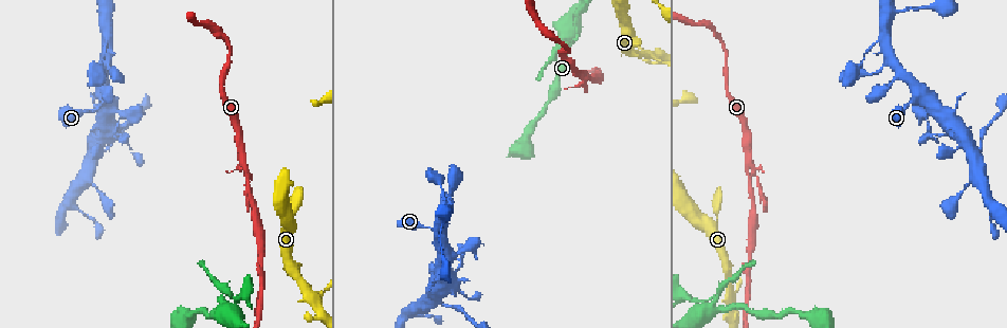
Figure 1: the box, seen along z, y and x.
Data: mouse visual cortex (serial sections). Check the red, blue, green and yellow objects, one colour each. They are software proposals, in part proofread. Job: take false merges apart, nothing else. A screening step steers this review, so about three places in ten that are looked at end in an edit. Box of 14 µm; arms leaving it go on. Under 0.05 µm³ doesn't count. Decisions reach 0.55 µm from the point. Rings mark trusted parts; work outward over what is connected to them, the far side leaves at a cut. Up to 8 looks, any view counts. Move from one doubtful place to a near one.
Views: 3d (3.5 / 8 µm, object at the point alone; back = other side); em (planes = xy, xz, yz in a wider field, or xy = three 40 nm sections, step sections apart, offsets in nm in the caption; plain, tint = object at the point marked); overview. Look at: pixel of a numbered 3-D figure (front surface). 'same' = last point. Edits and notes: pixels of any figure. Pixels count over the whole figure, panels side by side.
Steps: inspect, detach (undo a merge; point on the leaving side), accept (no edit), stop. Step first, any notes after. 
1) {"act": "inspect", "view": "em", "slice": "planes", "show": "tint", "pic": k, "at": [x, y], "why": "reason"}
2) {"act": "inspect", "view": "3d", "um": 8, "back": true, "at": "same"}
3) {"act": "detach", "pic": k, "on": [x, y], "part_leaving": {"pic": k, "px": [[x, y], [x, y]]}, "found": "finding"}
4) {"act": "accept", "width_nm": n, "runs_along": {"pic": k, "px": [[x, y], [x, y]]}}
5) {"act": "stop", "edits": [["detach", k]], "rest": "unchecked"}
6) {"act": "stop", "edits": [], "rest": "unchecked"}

{"act": "inspect", "view": "3d", "um": 3.5, "back": true, "pic": 1, "at": [903, 109], "why": "sudden change in width"}

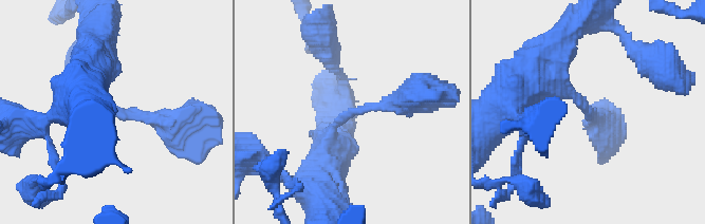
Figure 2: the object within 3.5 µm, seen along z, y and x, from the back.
{"act": "inspect", "view": "em", "slice": "planes", "show": "tint", "pic": 2, "at": [587, 111], "arm_widths_nm": [350, 400]}

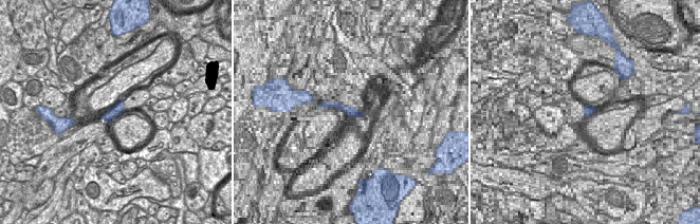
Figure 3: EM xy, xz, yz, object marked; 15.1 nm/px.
{"act": "inspect", "view": "em", "slice": "xy", "step": 5, "show": "tint", "at": "same", "why": "cut it another way"}

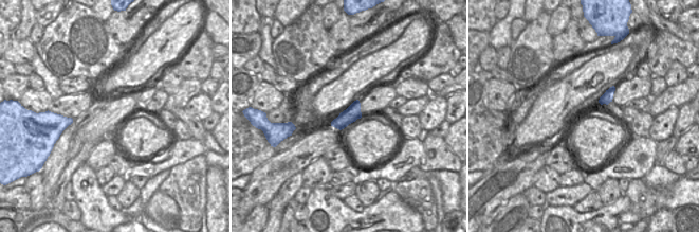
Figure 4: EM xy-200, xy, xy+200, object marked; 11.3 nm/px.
{"act": "accept", "runs_along": {"pic": 2, "px": [[412, 95], [344, 114], [328, 161]]}, "found": "all the same cell"}

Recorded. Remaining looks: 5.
{"act": "inspect", "view": "3d", "um": 3.5, "pic": 1, "at": [433, 297], "why": "narrows sharply"}

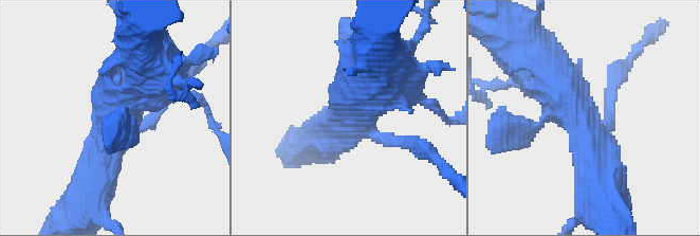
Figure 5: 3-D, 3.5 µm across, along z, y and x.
{"act": "inspect", "view": "em", "slice": "xy", "step": 1, "show": "tint", "pic": 5, "at": [588, 128], "arms": 3, "arm_widths_nm": [150, 600, 700]}

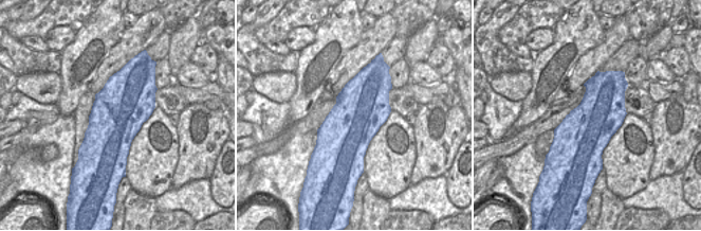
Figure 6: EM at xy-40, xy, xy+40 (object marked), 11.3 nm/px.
{"act": "accept", "runs_along": {"pic": 5, "px": [[148, 75], [120, 110], [90, 188]]}, "found": "all the same cell"}

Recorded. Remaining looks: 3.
{"act": "inspect", "view": "3d", "um": 3.5, "pic": 1, "at": [245, 164], "why": "branch point"}

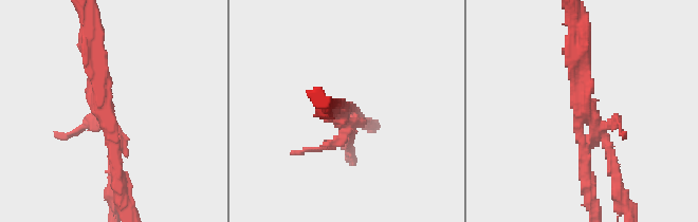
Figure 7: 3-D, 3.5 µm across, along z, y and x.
{"act": "inspect", "view": "em", "slice": "xy", "step": 2, "show": "tint", "pic": 7, "at": [581, 113]}

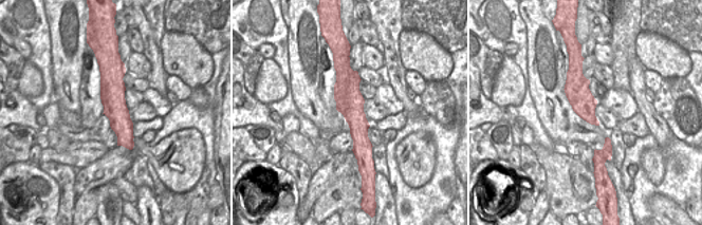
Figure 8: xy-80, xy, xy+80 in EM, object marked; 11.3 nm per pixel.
{"act": "detach", "pic": 7, "on": [613, 173], "part_leaving": {"pic": 7, "px": [[592, 118], [625, 209]]}, "found": "two cells meet here"}

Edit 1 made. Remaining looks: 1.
{"act": "stop", "edits": [["detach", 7]], "rest": "unchecked"}

